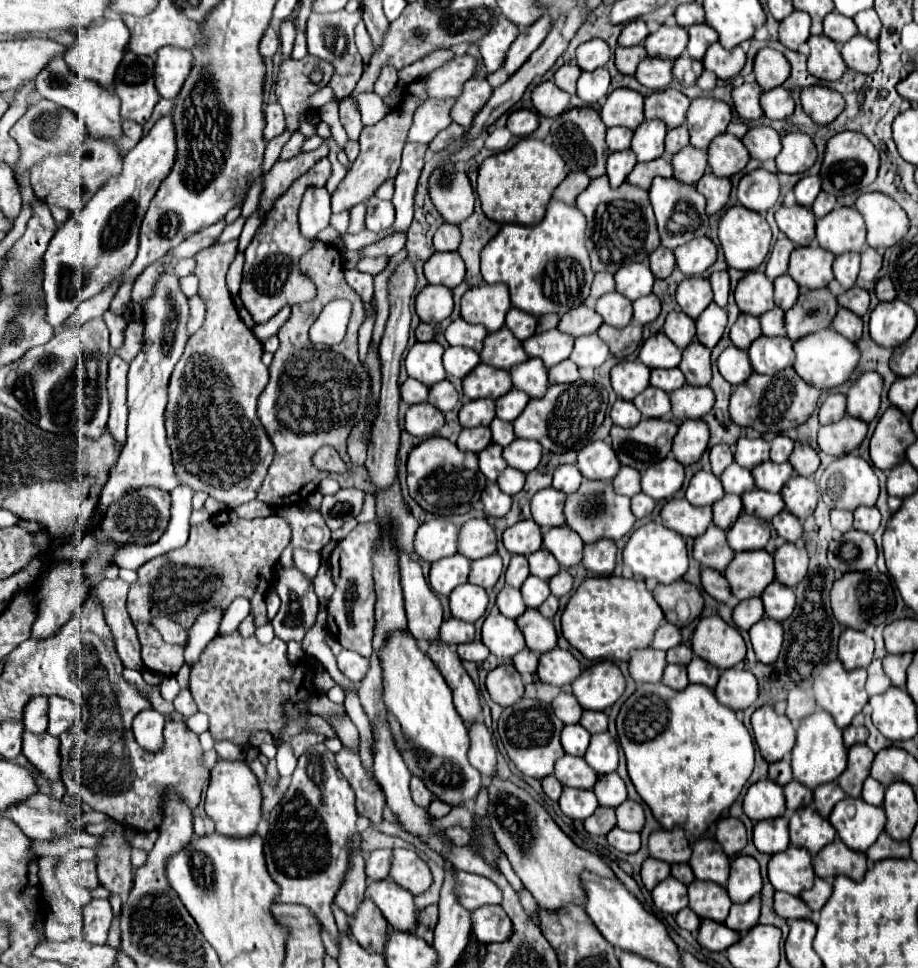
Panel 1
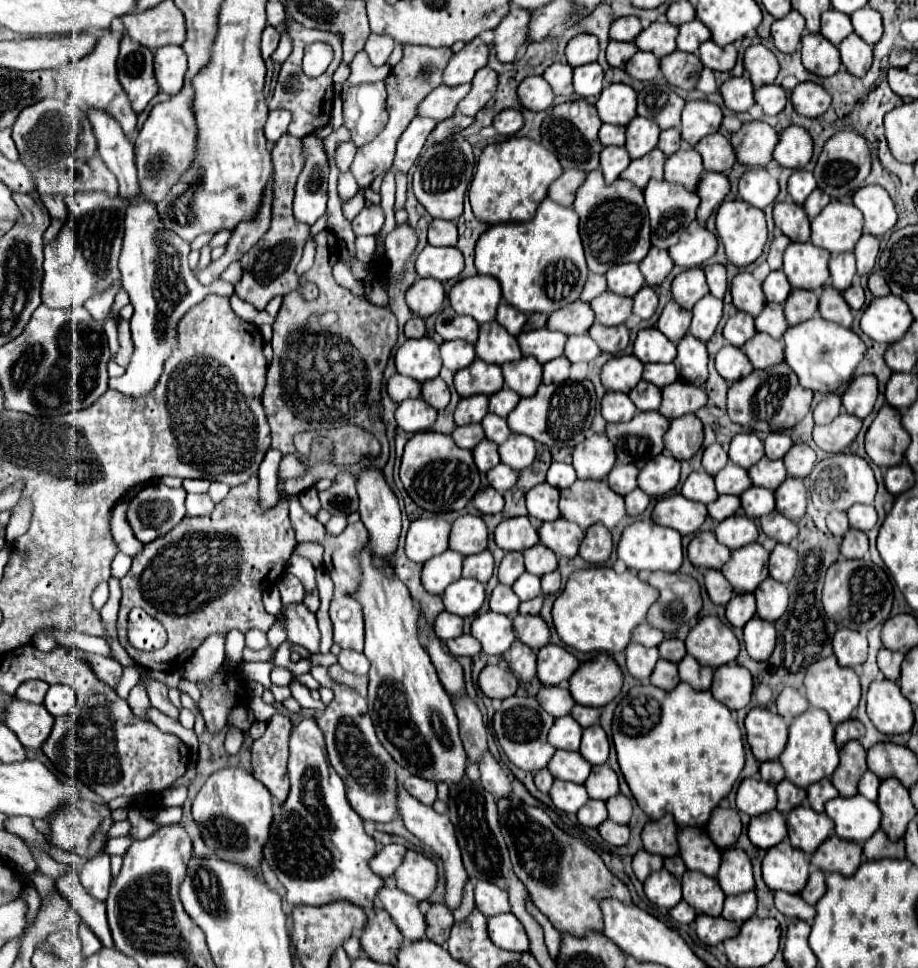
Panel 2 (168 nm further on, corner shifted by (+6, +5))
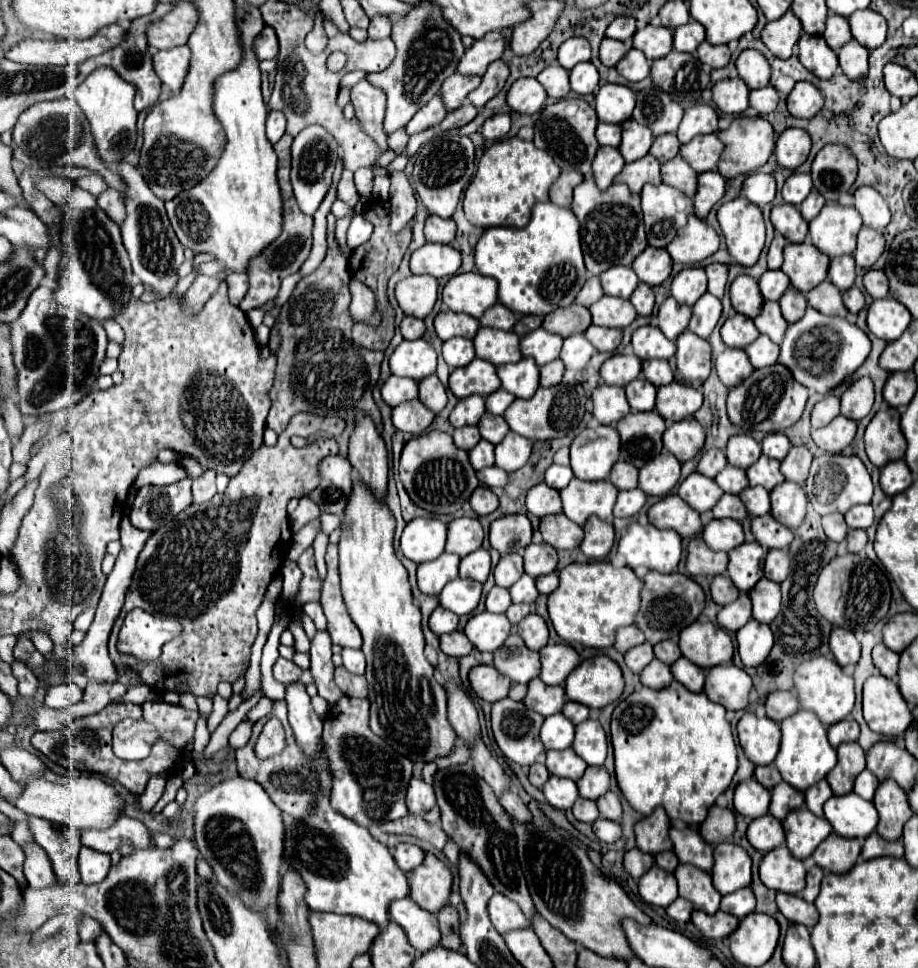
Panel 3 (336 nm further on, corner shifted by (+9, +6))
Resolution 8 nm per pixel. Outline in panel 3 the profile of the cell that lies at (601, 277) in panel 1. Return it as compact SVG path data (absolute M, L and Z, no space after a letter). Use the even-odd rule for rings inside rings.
M589 276L587 282L585 282L585 286L581 288L581 292L577 294L575 302L589 308L589 306L591 306L593 302L597 302L601 296L603 296L603 288L601 288L599 278L597 278L597 276Z

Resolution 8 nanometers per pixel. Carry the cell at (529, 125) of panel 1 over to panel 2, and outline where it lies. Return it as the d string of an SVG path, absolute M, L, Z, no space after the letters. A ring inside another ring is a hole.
M504 109L502 113L498 113L494 117L494 123L492 123L496 133L504 135L504 137L516 135L522 125L524 125L524 119L522 119L520 111L514 111L514 109Z

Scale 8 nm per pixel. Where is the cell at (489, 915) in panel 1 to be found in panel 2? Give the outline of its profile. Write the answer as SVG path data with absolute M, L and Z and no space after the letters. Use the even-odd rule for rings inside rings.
M496 915L488 919L488 933L494 945L508 951L528 951L528 935L524 931L524 925L512 915Z

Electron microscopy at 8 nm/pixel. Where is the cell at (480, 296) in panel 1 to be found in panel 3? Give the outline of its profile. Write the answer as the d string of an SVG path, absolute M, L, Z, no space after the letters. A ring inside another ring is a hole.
M479 272L455 274L443 288L443 302L453 312L481 318L497 302L497 280Z

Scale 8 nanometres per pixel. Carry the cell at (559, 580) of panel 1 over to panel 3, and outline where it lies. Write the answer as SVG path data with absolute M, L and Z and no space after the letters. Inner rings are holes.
M555 572L537 578L537 590L539 590L541 594L551 594L551 592L557 588L557 584L559 584L559 578L557 578Z

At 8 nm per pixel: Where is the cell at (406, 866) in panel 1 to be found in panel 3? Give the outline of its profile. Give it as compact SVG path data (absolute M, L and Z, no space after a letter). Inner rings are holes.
M427 852L425 860L409 872L409 898L423 910L435 912L447 904L451 884L453 876L449 868L437 856Z

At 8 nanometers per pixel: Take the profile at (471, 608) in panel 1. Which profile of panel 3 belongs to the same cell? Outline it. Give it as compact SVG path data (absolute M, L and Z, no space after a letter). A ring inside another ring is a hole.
M463 578L451 580L439 594L441 606L455 612L457 616L473 612L479 604L479 598L481 598L481 584Z

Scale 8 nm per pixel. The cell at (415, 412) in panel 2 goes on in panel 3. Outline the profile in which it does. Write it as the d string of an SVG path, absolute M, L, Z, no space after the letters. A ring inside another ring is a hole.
M409 400L393 408L393 424L397 430L419 436L433 422L433 412L421 400Z

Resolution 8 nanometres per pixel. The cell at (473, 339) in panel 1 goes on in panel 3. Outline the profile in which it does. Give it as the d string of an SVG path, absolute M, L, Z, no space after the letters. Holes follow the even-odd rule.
M439 312L435 316L435 332L441 340L449 340L455 336L463 336L463 338L475 338L479 330L479 320L475 320L473 316L467 314L457 314L457 312Z

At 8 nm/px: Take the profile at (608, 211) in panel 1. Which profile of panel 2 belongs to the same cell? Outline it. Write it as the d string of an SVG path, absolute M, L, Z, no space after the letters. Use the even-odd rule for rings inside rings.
M602 171L588 173L584 185L576 193L574 211L580 217L580 237L586 251L588 269L592 273L606 273L612 265L642 261L650 249L650 223L642 191L626 179L616 179L612 185L604 183Z

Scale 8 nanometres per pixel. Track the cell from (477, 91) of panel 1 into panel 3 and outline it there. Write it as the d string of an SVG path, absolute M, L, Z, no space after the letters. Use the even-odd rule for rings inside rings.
M503 60L491 62L487 72L481 78L481 84L467 96L467 100L473 106L483 108L491 98L495 98L501 92L501 88L505 86L507 76L509 76L509 68L507 68L507 64Z

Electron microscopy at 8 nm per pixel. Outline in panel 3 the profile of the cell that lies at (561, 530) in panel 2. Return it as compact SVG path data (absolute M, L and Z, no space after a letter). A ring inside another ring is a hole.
M565 514L543 516L539 532L543 534L543 542L553 546L555 550L573 550L581 544L583 538L583 528L571 522Z

